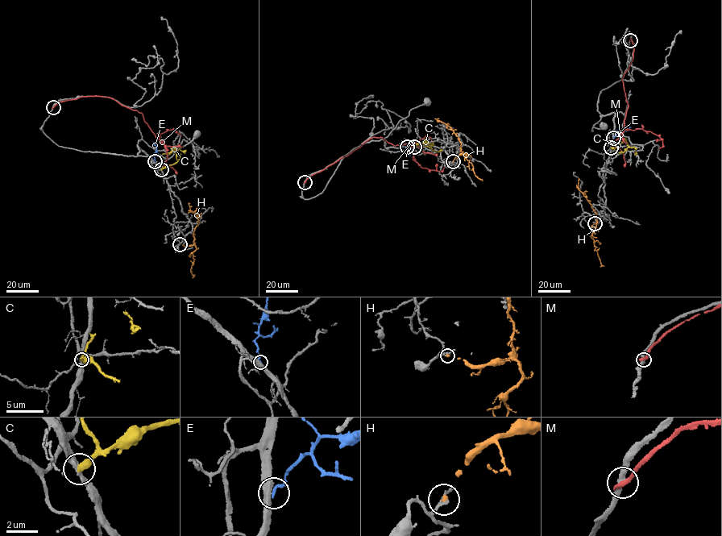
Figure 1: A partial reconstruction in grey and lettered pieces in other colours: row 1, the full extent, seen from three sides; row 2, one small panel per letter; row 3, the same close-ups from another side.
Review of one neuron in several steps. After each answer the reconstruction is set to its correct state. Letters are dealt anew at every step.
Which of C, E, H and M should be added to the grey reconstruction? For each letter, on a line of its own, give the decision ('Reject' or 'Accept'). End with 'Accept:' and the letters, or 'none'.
C: Reject
E: Reject
H: Reject
M: Reject
Accept: none

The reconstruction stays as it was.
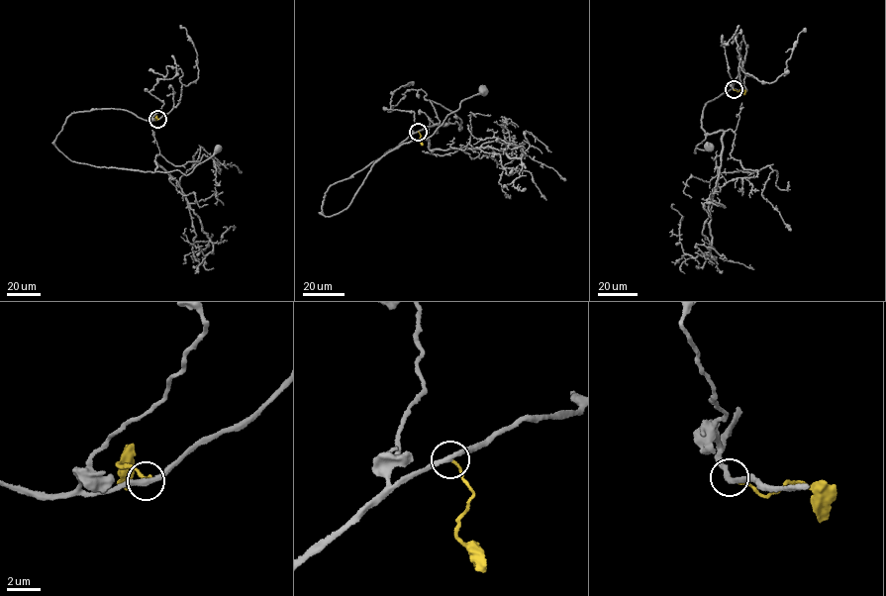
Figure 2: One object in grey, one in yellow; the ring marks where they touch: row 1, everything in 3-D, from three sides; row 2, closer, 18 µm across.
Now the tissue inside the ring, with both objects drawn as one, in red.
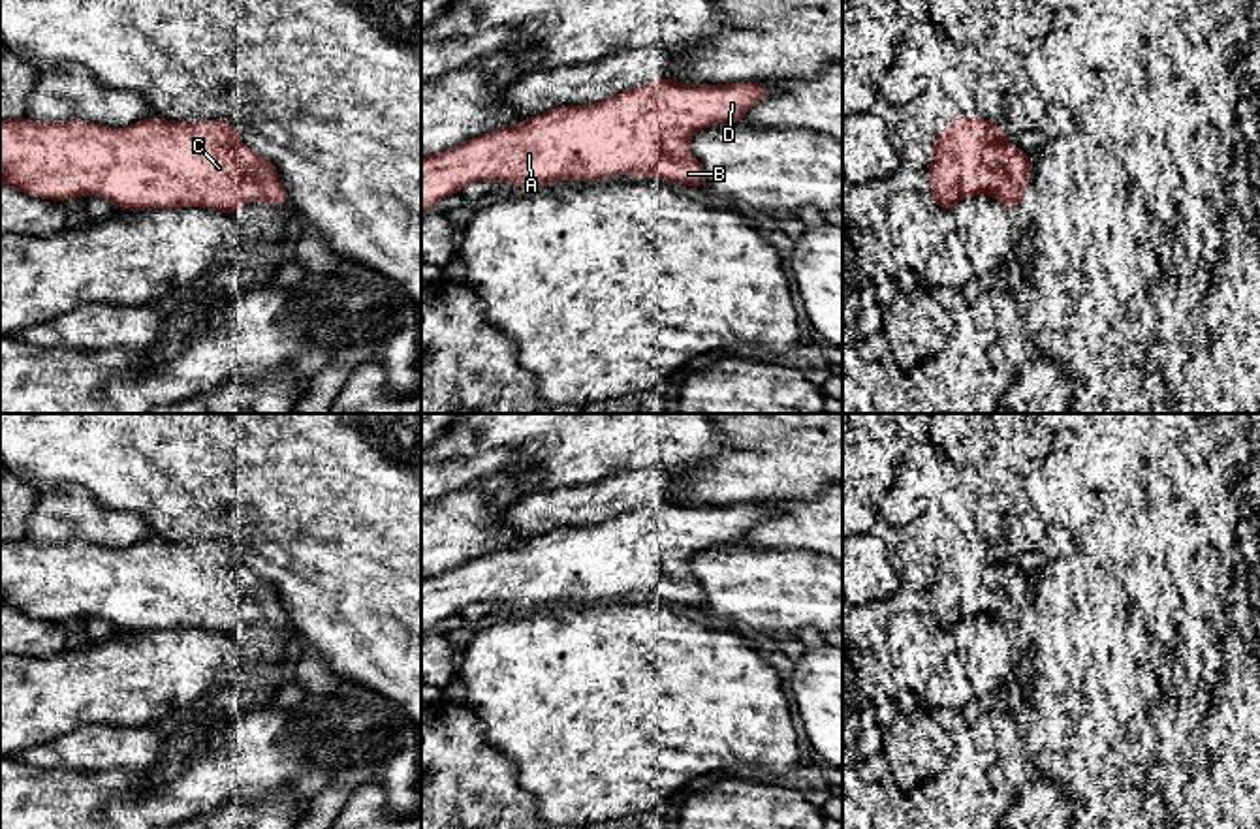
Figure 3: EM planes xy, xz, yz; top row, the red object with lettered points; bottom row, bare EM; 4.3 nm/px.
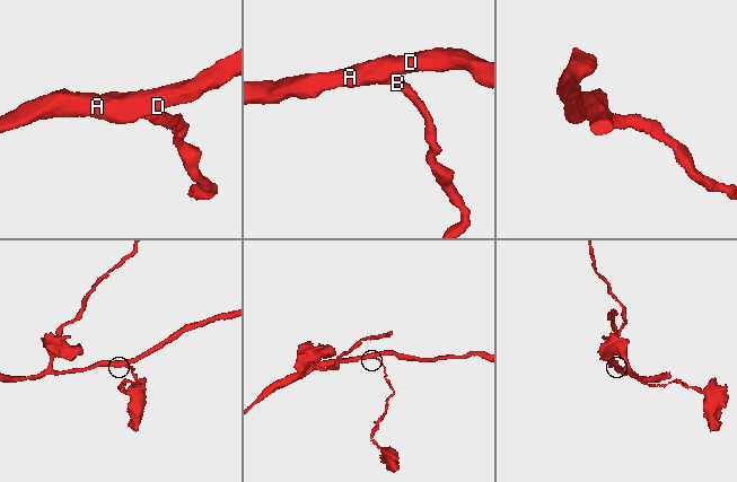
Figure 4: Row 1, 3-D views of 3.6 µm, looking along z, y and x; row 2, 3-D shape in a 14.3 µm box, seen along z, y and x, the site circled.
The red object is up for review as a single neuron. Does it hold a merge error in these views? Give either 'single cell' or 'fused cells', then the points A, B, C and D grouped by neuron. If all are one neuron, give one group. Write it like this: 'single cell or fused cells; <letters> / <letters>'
single cell; A B C D

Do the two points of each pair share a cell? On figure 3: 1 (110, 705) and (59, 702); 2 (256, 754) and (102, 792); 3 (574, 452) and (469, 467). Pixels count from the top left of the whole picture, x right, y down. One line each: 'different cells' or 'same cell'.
1: same cell
2: same cell
3: different cells

